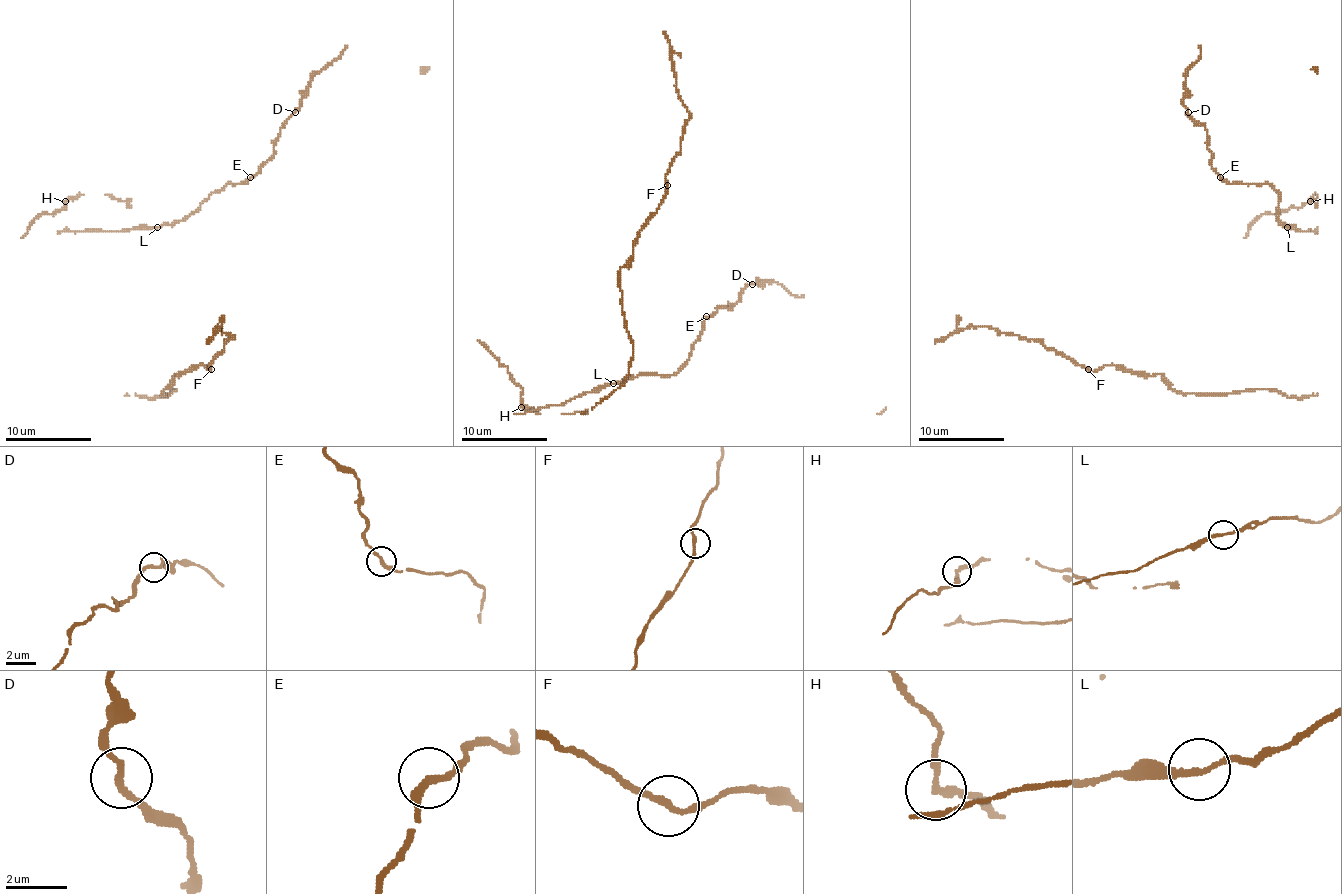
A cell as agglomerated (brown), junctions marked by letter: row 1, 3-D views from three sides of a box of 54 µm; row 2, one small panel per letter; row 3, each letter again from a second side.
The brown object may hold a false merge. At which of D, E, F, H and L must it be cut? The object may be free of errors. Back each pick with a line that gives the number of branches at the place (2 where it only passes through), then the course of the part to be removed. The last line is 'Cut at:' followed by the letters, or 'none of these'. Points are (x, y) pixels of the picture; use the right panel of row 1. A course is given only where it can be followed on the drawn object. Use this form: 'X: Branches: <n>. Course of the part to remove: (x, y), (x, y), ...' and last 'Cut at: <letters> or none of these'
Cut at: none of these

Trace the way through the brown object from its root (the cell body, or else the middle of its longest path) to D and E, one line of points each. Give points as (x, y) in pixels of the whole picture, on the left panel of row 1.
D: (157, 229), (185, 220), (211, 192), (226, 184), (245, 184), (274, 153), (280, 127), (295, 112)
E: (157, 229), (185, 220), (211, 192), (217, 192), (226, 184), (245, 184), (250, 177)

